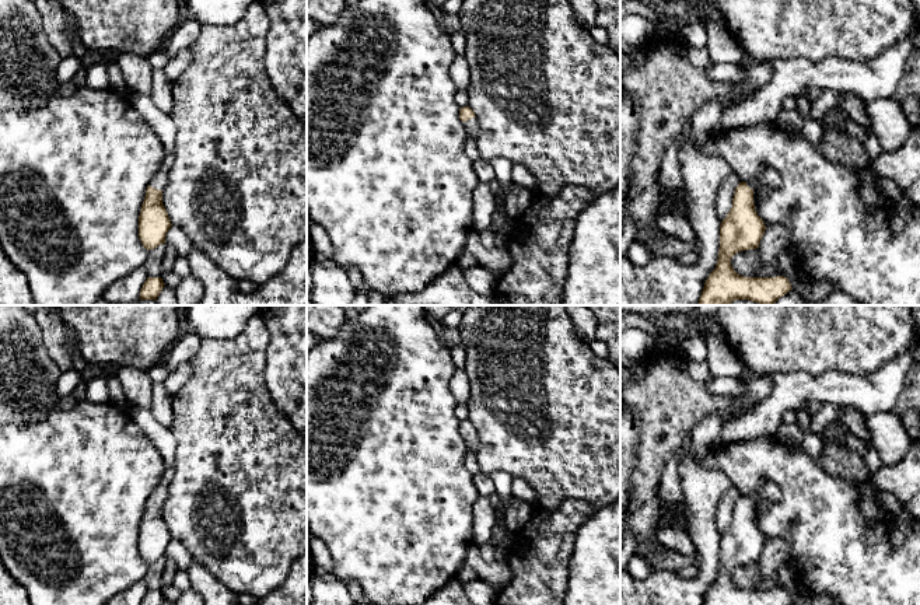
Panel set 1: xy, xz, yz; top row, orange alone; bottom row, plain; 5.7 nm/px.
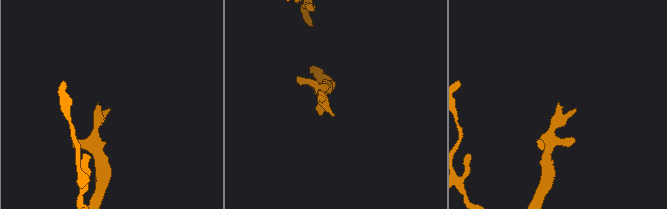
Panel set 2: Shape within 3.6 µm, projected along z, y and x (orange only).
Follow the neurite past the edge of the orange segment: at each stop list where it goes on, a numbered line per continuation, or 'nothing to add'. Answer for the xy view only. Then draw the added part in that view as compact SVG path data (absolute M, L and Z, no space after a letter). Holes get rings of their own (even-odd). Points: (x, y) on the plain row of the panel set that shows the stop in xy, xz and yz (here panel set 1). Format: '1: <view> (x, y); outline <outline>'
1: xy (160, 493); outline M160 483L154 492L151 493L150 496L150 500L158 503L158 504L164 504L165 499L167 499L167 494L168 494L168 487L162 483Z

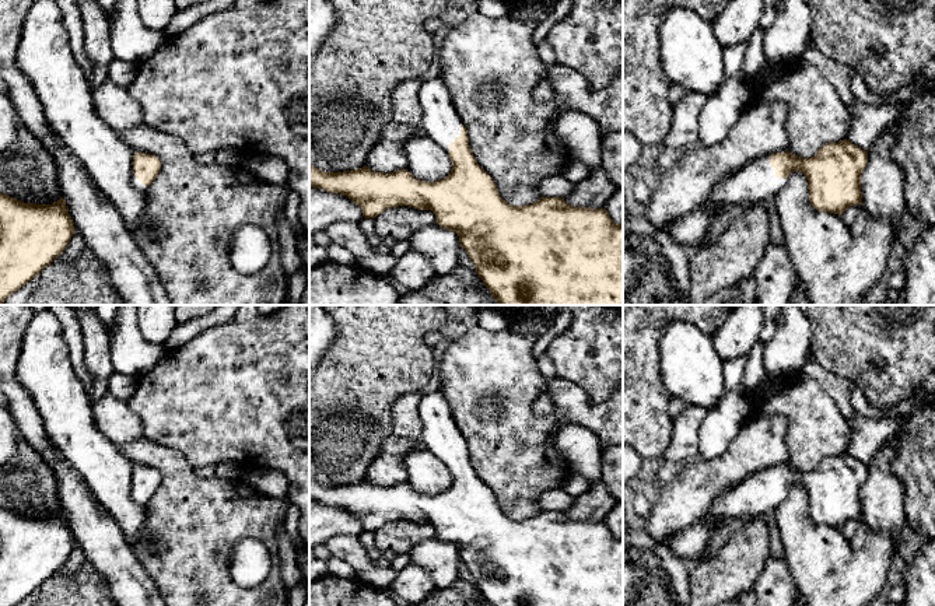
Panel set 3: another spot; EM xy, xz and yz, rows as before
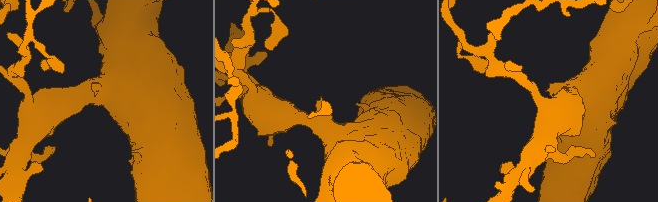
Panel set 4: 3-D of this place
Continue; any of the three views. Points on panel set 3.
1: yz (756, 494); outline M770 469L753 473L715 497L710 512L698 523L679 530L668 549L684 563L697 561L726 518L771 514L787 497L788 493L775 490Z

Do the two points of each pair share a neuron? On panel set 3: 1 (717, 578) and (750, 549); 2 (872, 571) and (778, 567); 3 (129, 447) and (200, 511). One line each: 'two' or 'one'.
1: one
2: two
3: one

